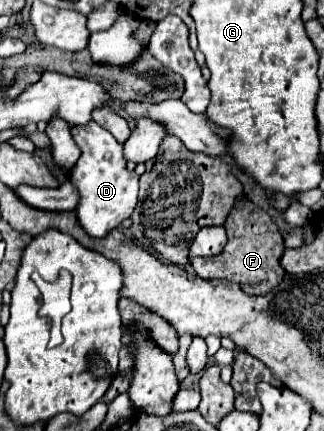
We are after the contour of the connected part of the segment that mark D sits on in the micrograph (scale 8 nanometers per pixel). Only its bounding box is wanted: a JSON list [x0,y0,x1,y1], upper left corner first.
[70,121,138,239]

